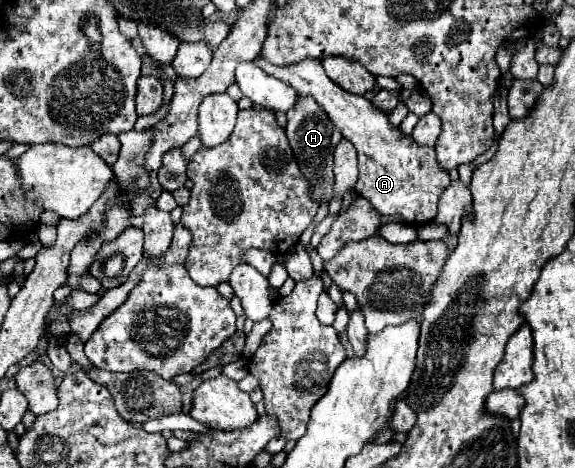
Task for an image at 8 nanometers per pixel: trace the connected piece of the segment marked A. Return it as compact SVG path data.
M260 54L254 64L266 74L290 84L300 98L312 96L328 114L330 122L342 132L342 138L354 144L359 170L356 192L366 198L374 210L382 216L402 216L408 224L426 224L434 220L438 212L438 198L442 190L450 186L450 176L438 168L436 152L432 148L414 144L412 136L404 136L396 126L392 126L388 122L388 114L378 112L370 100L334 84L316 58L304 58L290 66L274 66Z

